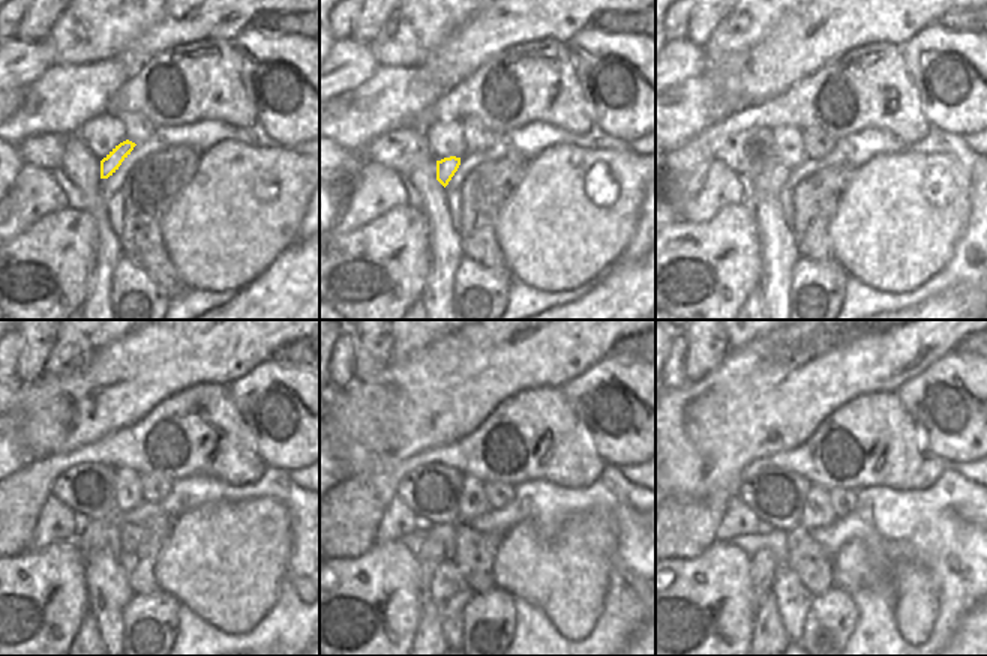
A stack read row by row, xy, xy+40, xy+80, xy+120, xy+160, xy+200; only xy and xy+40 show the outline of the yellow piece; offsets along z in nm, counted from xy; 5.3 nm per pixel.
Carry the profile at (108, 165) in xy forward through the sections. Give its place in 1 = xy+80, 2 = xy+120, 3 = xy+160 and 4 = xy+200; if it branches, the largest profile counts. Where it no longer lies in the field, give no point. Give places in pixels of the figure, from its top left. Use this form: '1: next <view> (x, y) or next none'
1: next xy+80 (774, 180)
2: next xy+120 (92, 538)
3: next xy+160 (428, 550)
4: next xy+200 (764, 565)

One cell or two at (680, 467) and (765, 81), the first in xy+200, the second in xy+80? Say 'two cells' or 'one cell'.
one cell

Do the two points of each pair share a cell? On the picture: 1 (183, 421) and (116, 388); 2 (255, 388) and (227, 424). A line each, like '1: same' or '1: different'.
1: different
2: different

